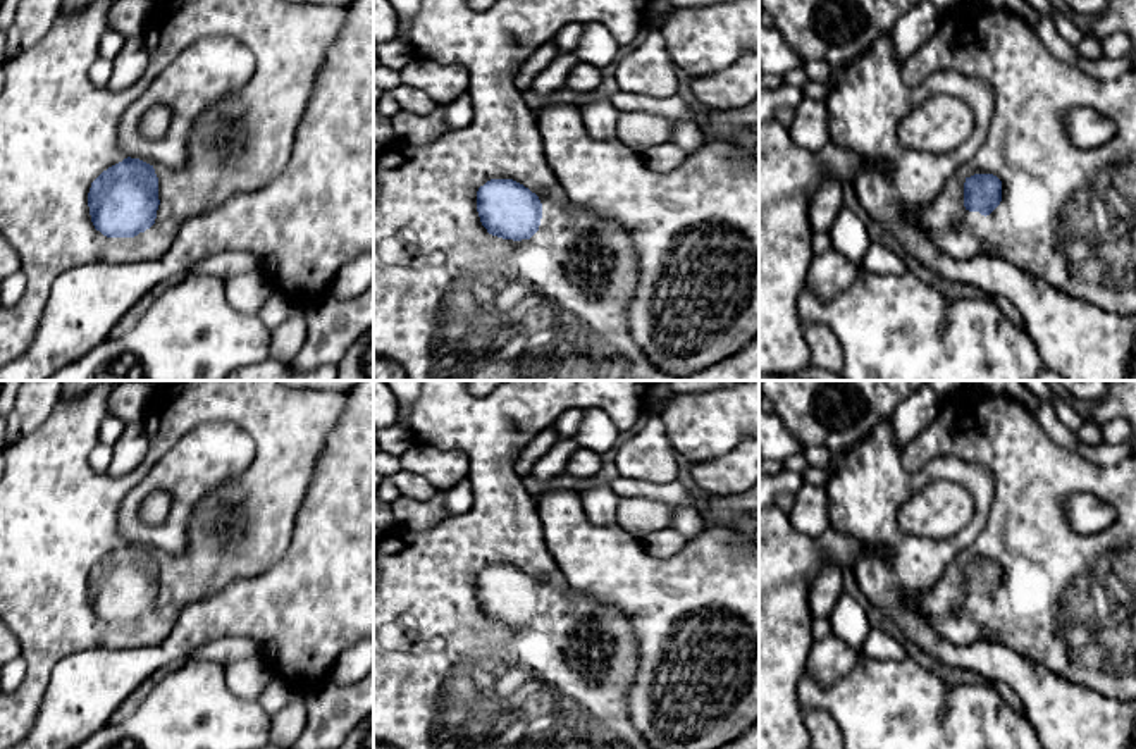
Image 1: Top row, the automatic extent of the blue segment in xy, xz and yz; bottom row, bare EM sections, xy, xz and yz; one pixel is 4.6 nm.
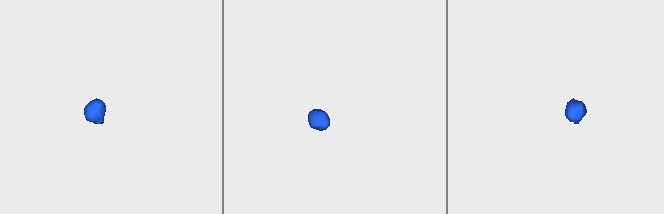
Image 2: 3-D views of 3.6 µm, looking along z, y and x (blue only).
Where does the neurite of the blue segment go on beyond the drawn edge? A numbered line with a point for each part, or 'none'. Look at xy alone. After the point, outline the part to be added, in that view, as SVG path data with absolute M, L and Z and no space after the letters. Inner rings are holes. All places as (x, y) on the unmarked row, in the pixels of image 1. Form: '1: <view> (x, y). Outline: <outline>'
1: xy (59, 517). Outline: M98 381L86 393L59 398L45 422L24 437L5 446L5 472L0 479L0 618L17 637L28 663L17 690L0 692L0 749L19 742L31 728L46 690L52 670L67 656L103 647L133 649L160 644L172 630L179 613L193 601L213 596L236 579L256 577L279 563L293 539L294 522L305 501L318 455L329 432L343 415L346 393L287 387L279 381L169 381L155 387L145 410L148 455L131 474L114 477L95 472L90 455L100 443L100 422L108 415L107 399L119 381ZM208 422L232 422L255 439L251 463L224 486L203 494L191 515L188 548L181 554L155 549L158 563L158 596L155 610L134 623L107 623L95 615L88 592L91 568L126 542L119 532L119 506L145 479L150 468L189 430Z

